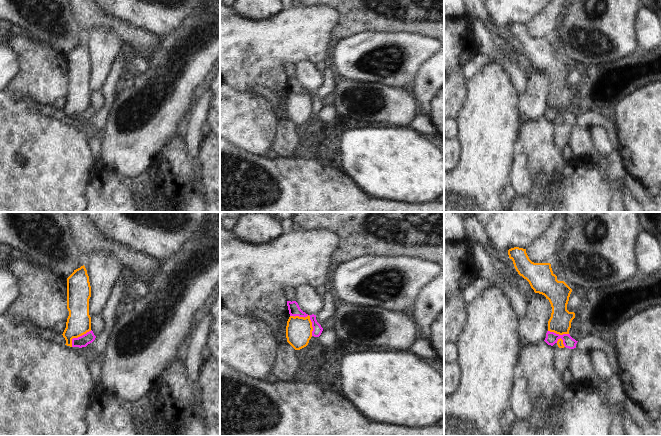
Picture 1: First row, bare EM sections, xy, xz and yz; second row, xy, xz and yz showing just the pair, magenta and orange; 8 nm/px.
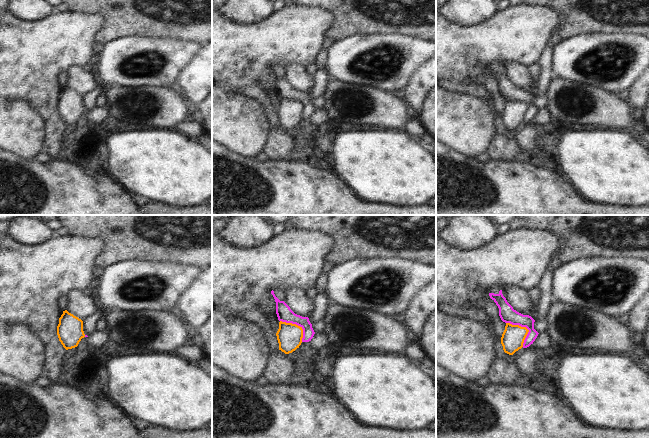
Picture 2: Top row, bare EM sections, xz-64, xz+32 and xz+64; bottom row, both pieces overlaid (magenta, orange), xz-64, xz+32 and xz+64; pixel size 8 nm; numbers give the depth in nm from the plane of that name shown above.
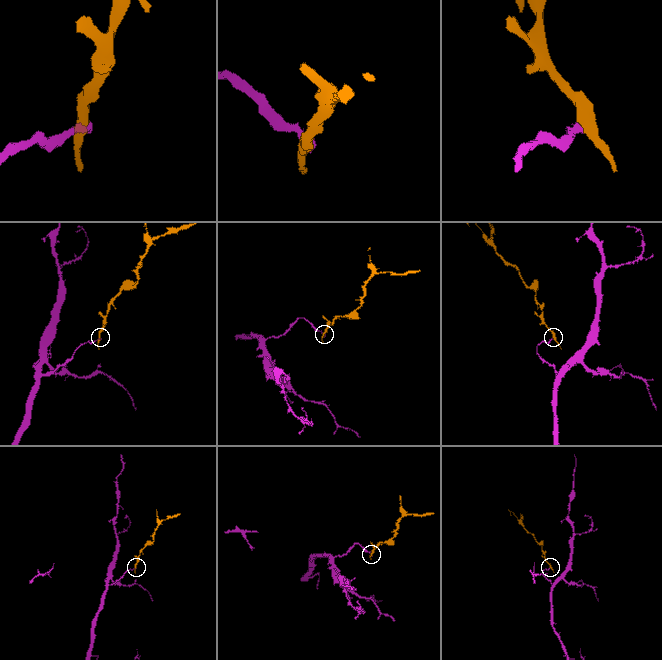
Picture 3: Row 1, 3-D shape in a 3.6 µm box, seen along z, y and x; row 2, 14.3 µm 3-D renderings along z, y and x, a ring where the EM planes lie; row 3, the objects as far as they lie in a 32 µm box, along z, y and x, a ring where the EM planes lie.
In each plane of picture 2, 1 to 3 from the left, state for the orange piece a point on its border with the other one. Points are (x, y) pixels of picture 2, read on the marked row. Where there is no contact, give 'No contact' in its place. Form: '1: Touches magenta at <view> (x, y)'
1: No contact
2: Touches magenta at xz+32 (297, 324)
3: Touches magenta at xz+64 (525, 326).

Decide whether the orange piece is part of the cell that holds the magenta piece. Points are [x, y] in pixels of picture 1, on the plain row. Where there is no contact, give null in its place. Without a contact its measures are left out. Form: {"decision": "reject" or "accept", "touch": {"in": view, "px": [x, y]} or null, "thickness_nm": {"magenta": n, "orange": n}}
{"decision": "reject", "touch": {"in": "xz", "px": [309, 91]}, "thickness_nm": {"magenta": 80, "orange": 200}}

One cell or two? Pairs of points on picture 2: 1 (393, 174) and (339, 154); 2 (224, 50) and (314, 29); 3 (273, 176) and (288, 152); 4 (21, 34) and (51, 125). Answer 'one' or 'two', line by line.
1: one
2: one
3: two
4: one

